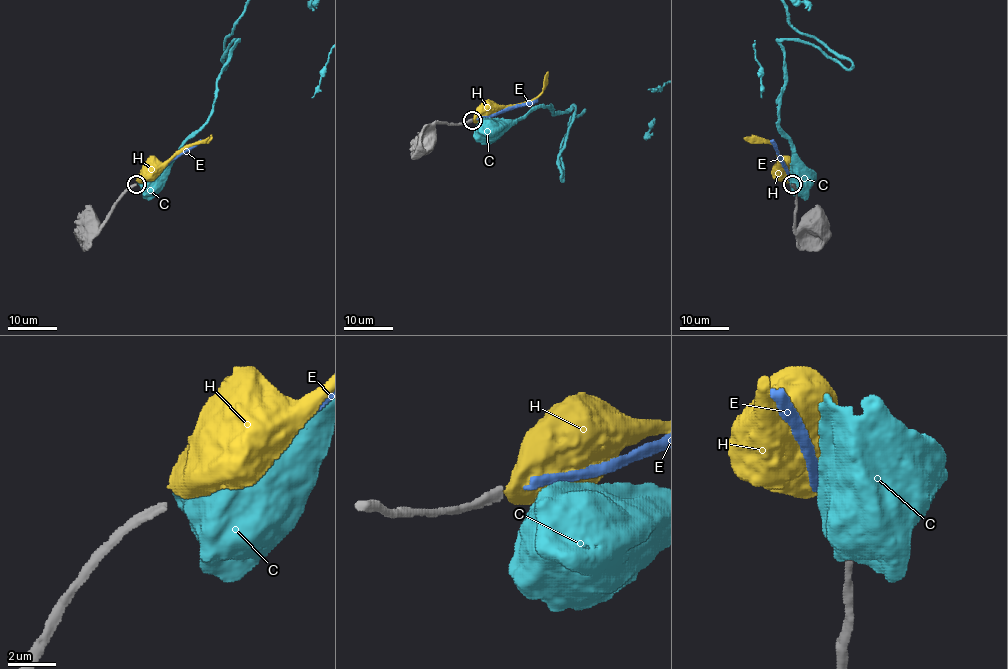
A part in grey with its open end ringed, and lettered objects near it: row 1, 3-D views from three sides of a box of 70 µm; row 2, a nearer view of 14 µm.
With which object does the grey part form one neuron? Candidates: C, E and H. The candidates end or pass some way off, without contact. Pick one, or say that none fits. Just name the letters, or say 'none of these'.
E

